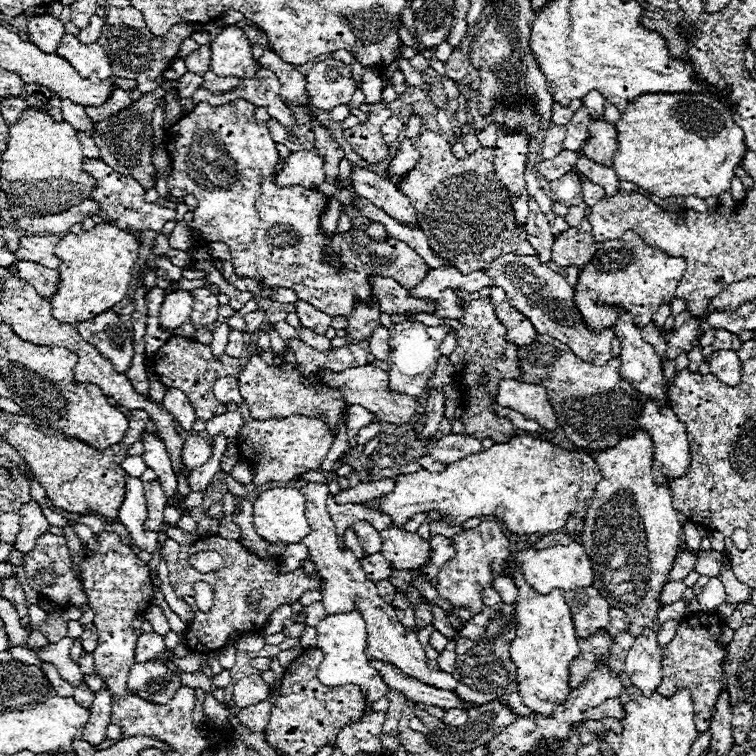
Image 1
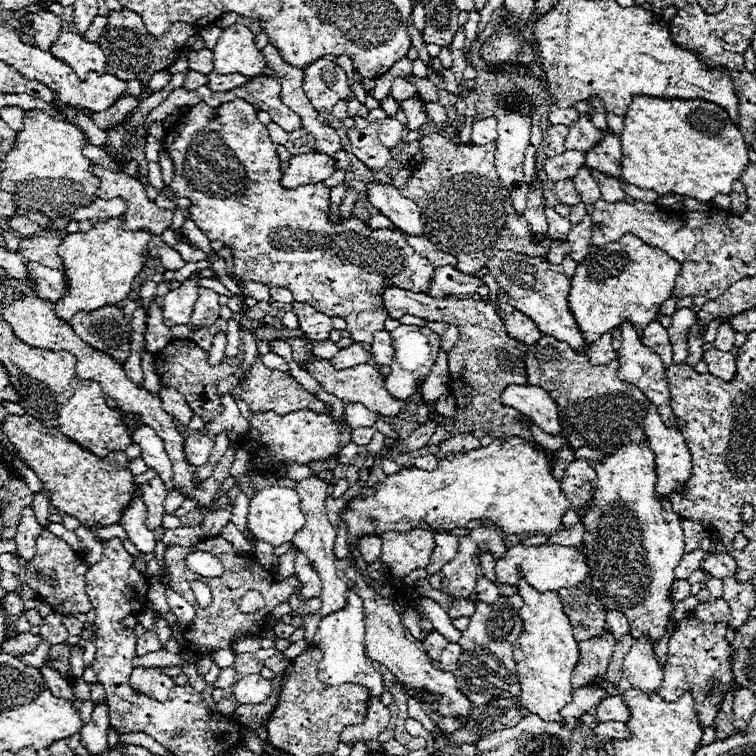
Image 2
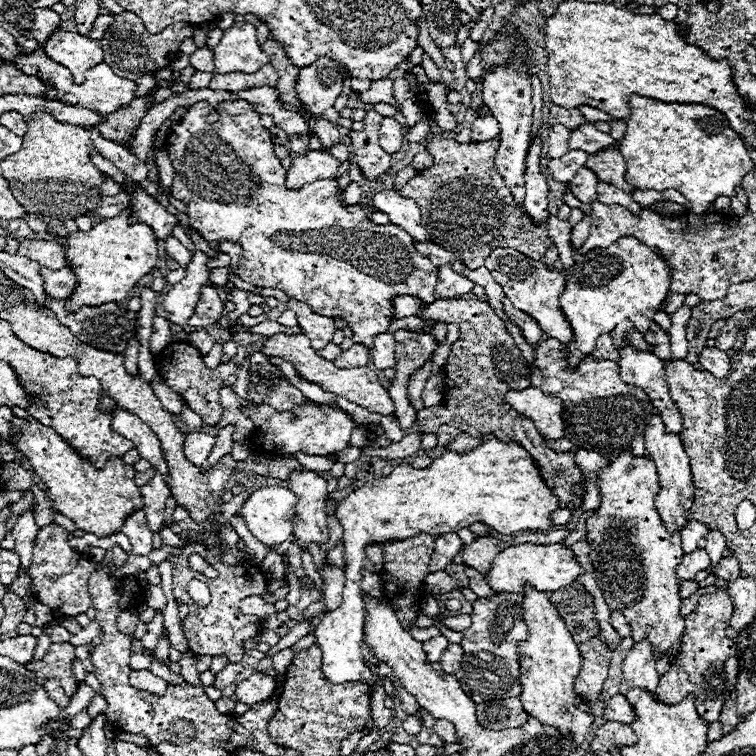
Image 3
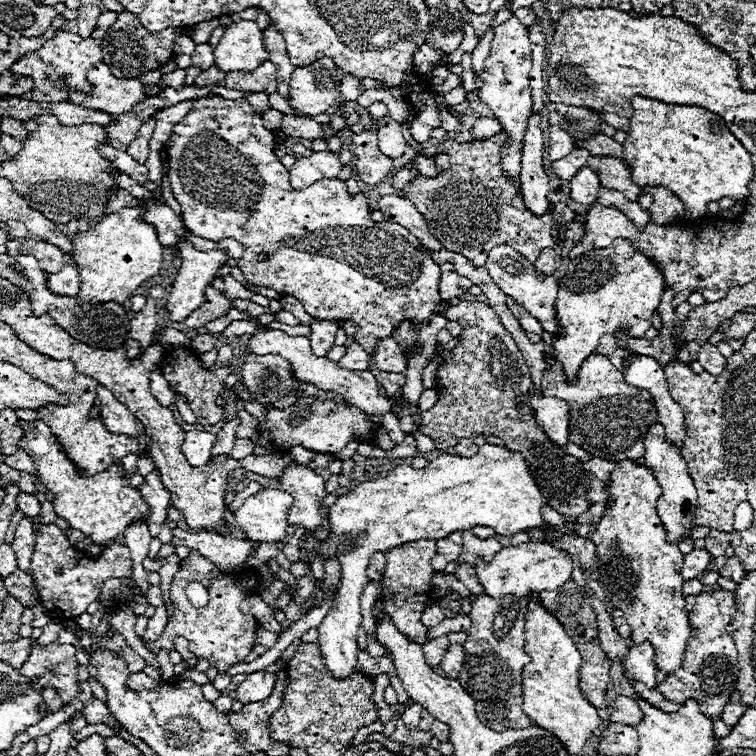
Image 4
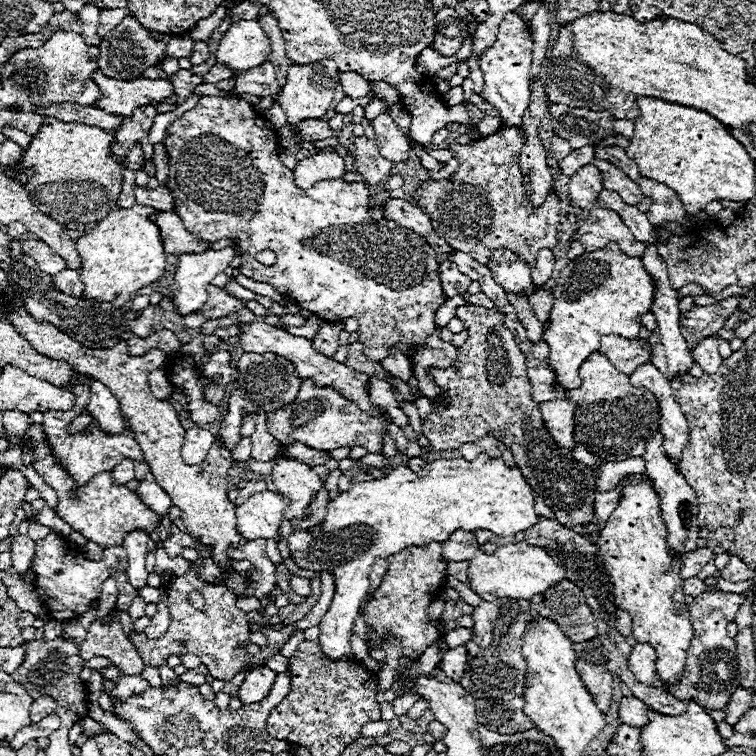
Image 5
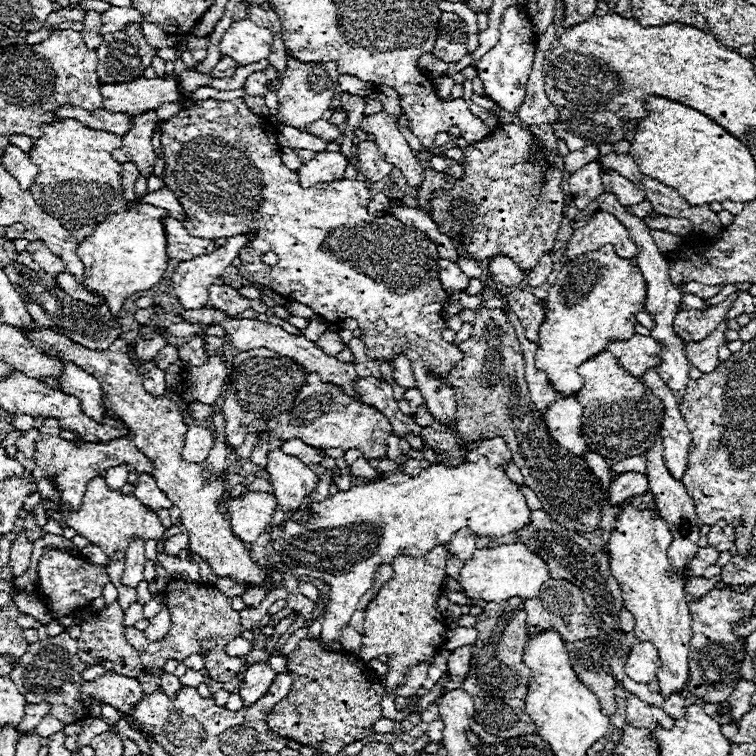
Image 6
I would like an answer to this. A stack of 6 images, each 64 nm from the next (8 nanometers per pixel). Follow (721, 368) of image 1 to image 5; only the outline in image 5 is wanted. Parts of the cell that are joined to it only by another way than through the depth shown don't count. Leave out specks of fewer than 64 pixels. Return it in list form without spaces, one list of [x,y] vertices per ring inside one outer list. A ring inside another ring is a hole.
[[[708,336],[704,340],[700,340],[698,344],[694,344],[694,348],[690,350],[692,360],[706,372],[706,374],[716,374],[722,358],[718,354],[718,344],[716,344],[716,336]]]

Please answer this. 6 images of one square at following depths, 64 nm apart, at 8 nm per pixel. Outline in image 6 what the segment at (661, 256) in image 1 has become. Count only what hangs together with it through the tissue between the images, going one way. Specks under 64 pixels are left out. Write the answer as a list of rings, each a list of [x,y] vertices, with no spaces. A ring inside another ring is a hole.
[[[610,244],[596,252],[578,256],[562,266],[546,296],[544,322],[538,328],[540,350],[536,366],[548,374],[548,382],[560,396],[574,396],[584,380],[576,372],[580,364],[606,350],[606,342],[634,336],[636,312],[644,308],[646,284],[642,272],[630,260],[618,258]]]

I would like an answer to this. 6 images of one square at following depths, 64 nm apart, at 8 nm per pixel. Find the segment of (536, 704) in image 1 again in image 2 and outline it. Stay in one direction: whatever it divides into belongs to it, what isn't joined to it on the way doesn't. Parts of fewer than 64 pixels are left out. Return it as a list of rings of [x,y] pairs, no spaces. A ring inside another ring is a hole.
[[[520,580],[518,594],[524,600],[524,606],[518,610],[520,618],[524,622],[524,634],[514,644],[514,658],[518,664],[518,680],[522,686],[518,702],[530,714],[538,714],[546,722],[564,724],[564,718],[560,716],[560,708],[572,702],[574,690],[570,686],[570,678],[572,678],[572,672],[580,660],[578,642],[574,640],[570,620],[562,612],[562,604],[560,604],[556,592],[540,594],[530,584]]]

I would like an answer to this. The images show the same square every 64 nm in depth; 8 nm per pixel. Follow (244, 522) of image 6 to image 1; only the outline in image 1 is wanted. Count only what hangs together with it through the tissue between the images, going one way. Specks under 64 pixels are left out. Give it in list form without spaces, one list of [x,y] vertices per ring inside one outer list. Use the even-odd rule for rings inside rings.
[[[270,488],[256,496],[252,504],[252,524],[262,540],[270,544],[296,544],[308,532],[308,520],[304,516],[304,496],[296,488]]]

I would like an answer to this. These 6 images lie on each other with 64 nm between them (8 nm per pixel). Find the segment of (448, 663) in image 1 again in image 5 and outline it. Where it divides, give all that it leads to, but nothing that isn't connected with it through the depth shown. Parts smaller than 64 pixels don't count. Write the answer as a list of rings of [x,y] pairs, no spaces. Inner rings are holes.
[[[456,646],[444,652],[442,658],[442,672],[446,676],[450,676],[454,682],[460,682],[464,670],[466,670],[466,662],[468,662],[468,650],[464,646]]]

